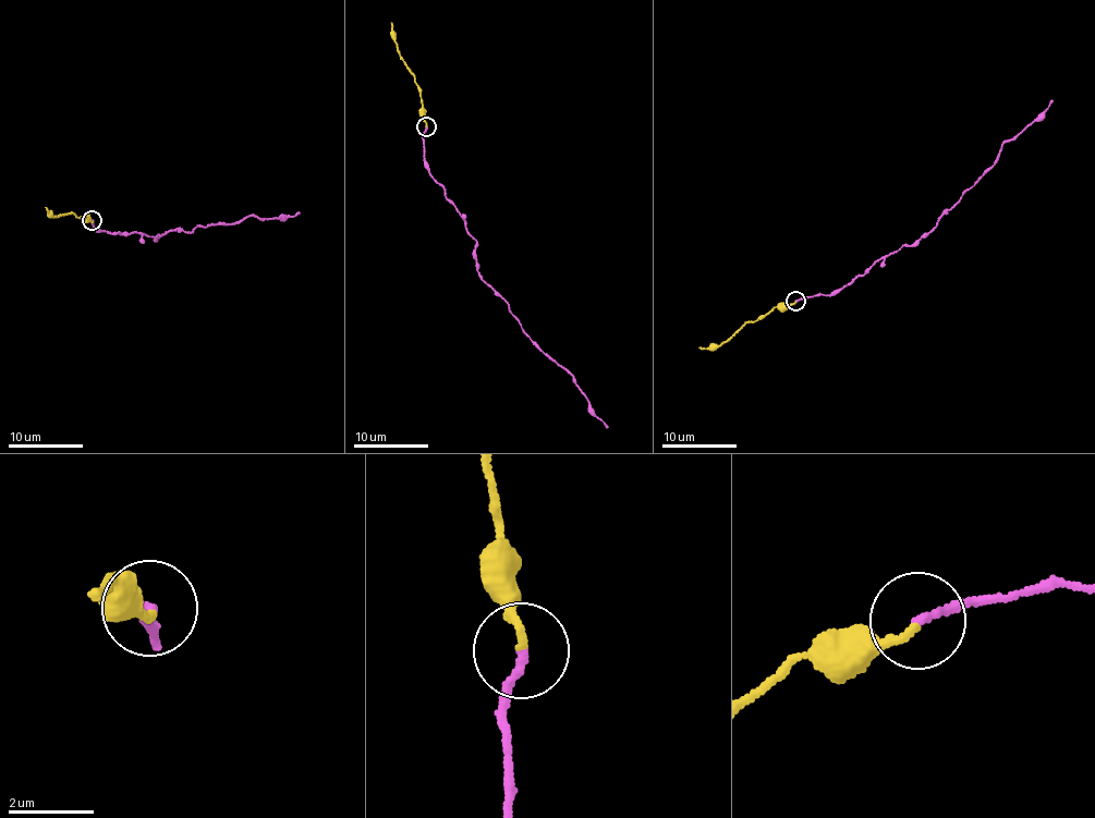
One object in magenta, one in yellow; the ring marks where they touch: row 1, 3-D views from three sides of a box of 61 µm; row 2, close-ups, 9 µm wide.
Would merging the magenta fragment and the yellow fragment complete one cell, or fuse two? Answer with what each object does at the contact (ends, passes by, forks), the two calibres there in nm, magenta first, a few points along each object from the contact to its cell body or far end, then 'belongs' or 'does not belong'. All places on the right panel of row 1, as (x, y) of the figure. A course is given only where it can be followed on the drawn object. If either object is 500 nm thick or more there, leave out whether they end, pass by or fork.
magenta ends; yellow ends; calibres 190 and 200 nm; course magenta (795, 302), (837, 294), (876, 261), (931, 232), (990, 168), (1005, 142), (1041, 119), (1051, 99); course yellow (795, 302), (777, 304), (756, 320), (743, 324), (730, 339), (698, 348); does not belong

